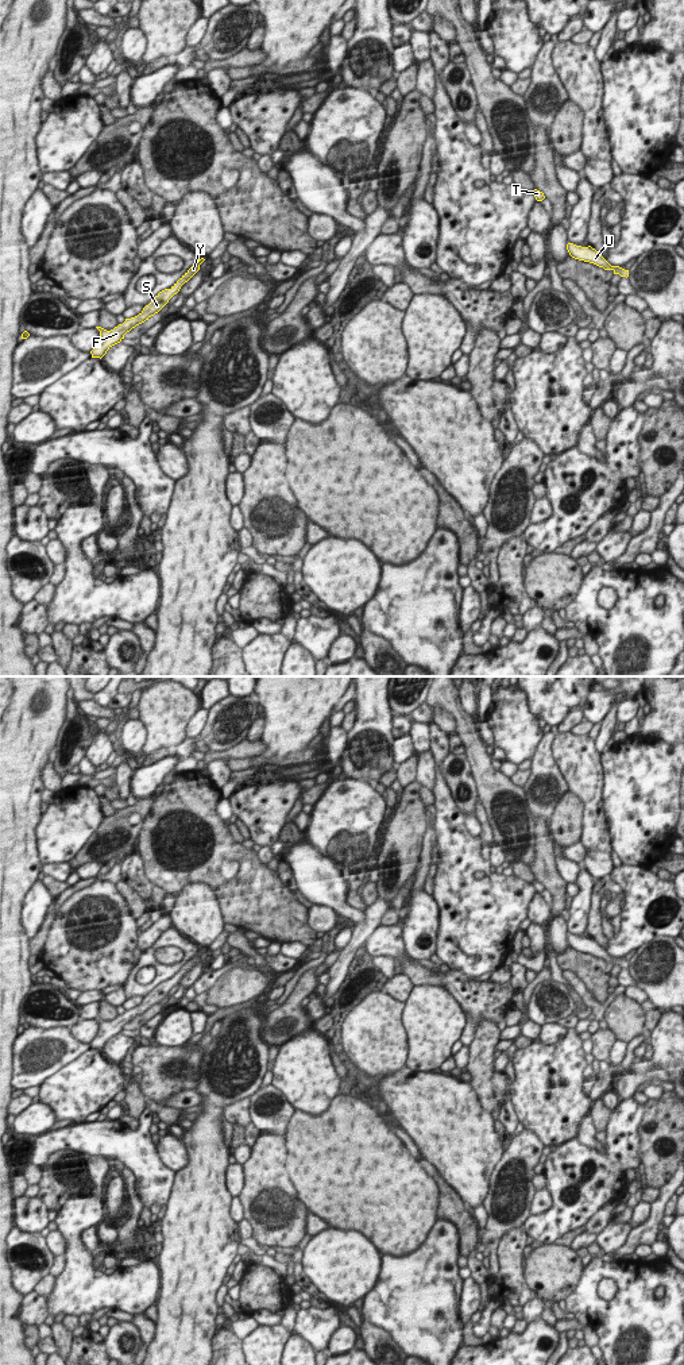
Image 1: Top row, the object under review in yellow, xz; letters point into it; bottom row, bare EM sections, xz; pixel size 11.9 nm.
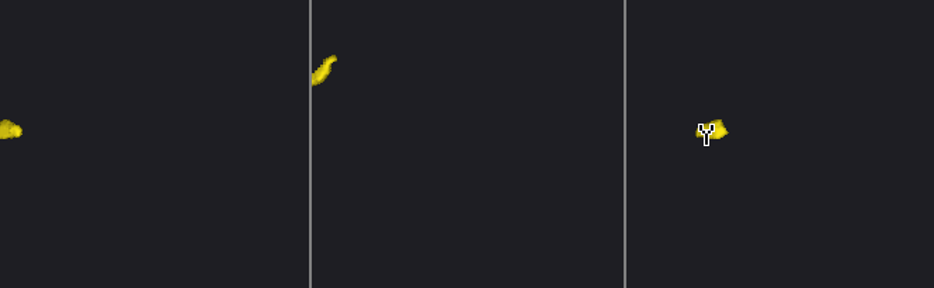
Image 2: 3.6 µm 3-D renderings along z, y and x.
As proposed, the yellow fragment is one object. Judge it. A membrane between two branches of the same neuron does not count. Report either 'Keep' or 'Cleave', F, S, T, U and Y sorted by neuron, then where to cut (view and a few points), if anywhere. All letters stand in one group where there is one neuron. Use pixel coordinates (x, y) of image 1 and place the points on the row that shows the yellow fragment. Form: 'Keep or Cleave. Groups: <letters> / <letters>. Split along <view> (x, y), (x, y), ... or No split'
Keep. Groups: F S T U Y. No split

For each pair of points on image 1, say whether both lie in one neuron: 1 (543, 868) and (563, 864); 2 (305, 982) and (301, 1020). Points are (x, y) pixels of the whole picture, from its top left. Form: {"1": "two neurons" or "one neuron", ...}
{"1": "two neurons", "2": "one neuron"}

